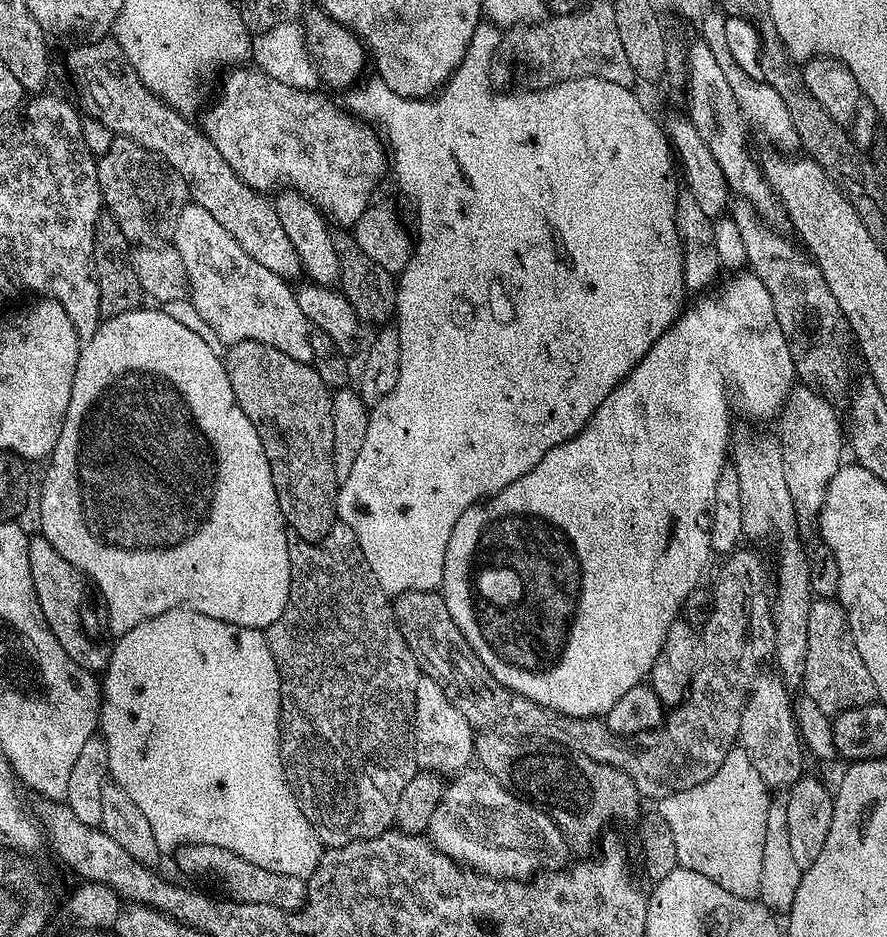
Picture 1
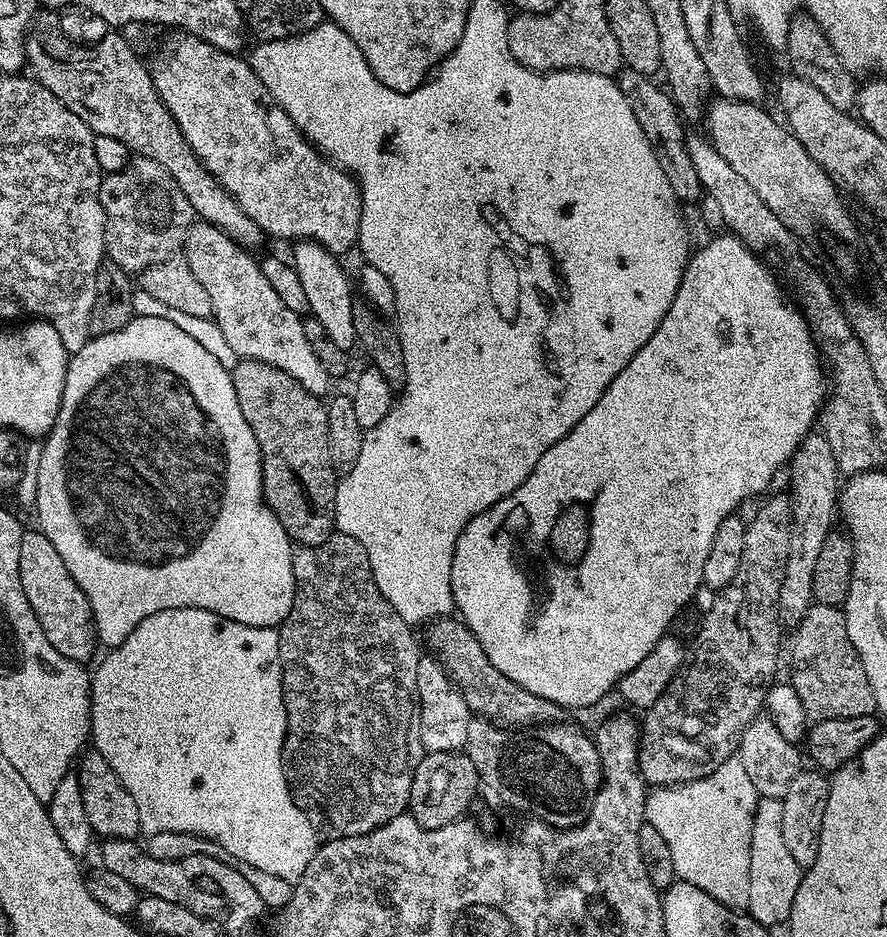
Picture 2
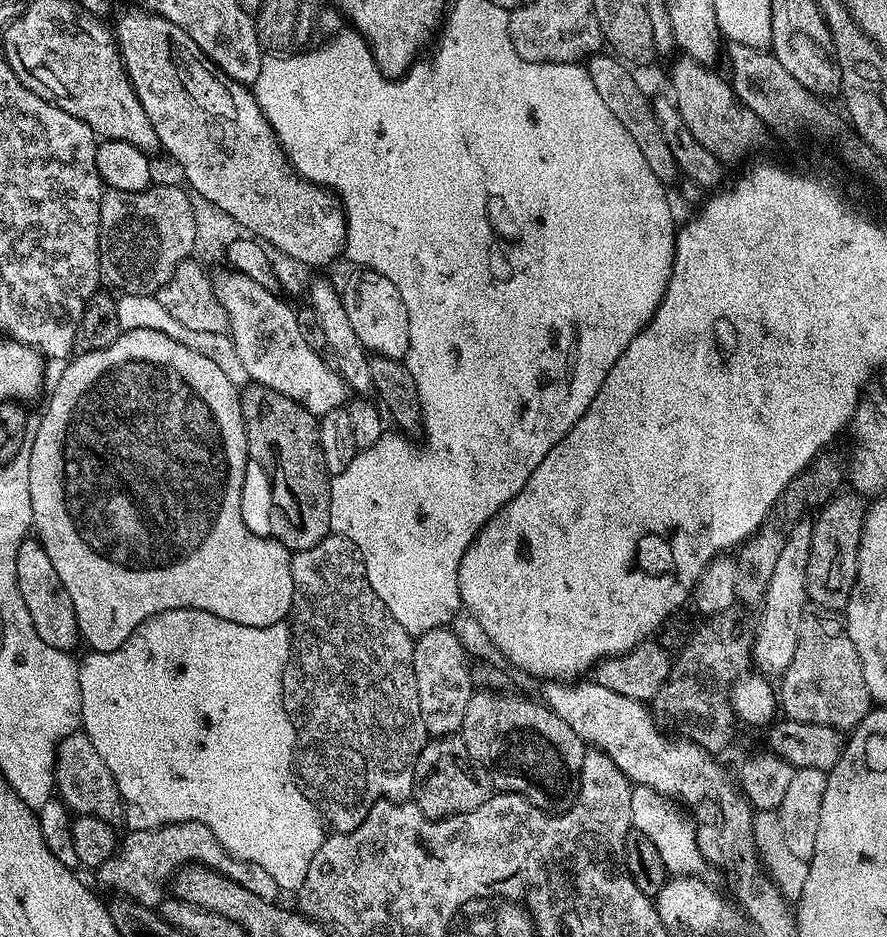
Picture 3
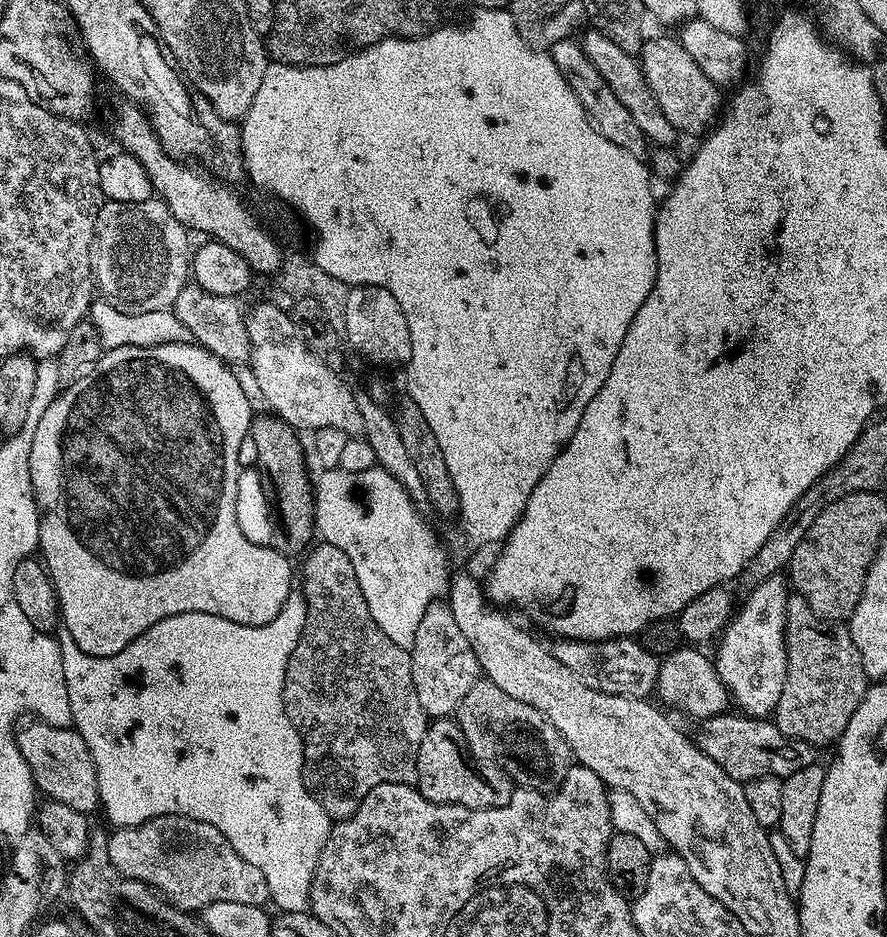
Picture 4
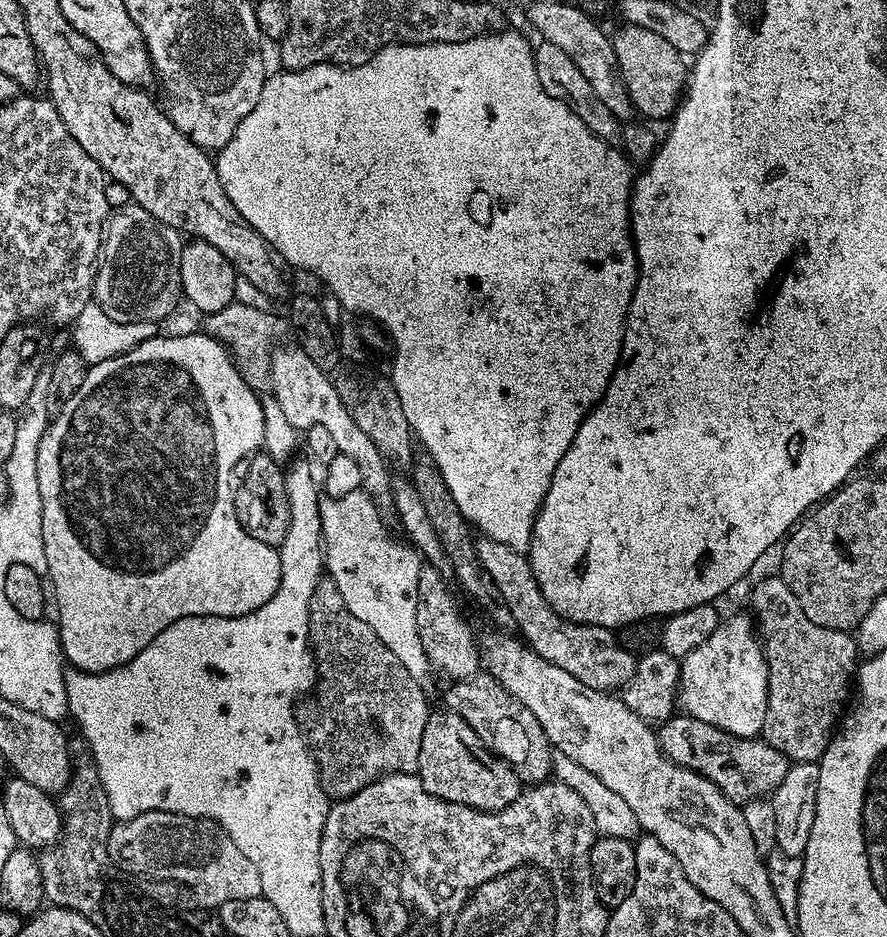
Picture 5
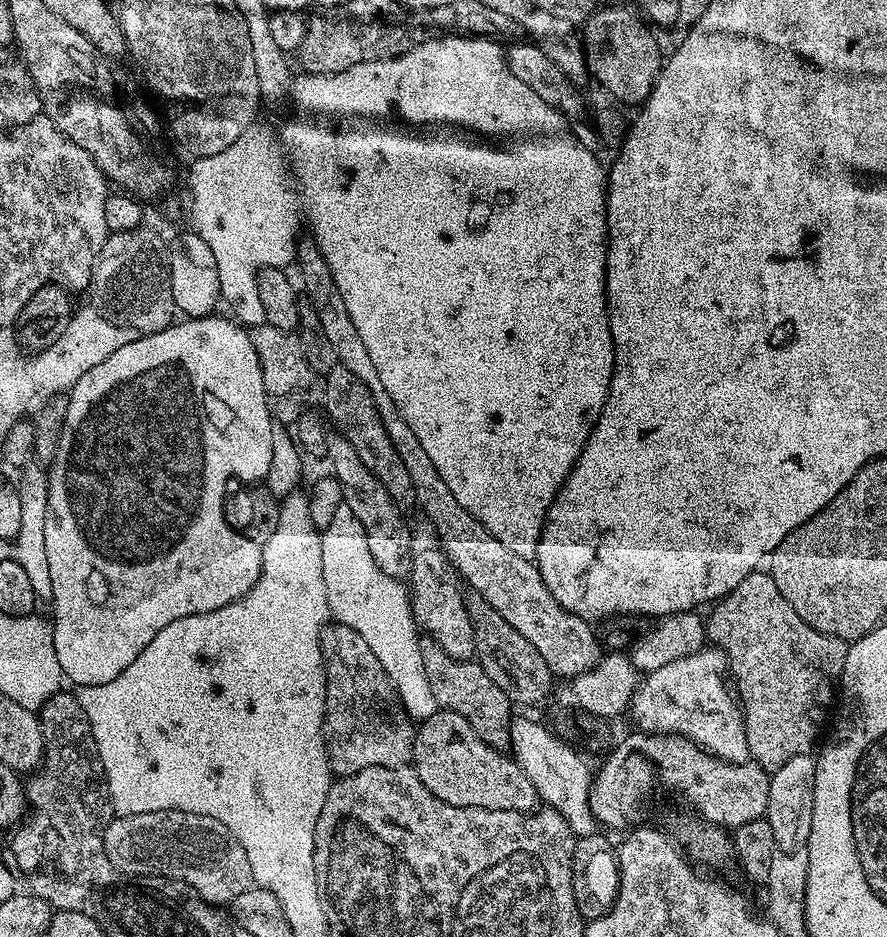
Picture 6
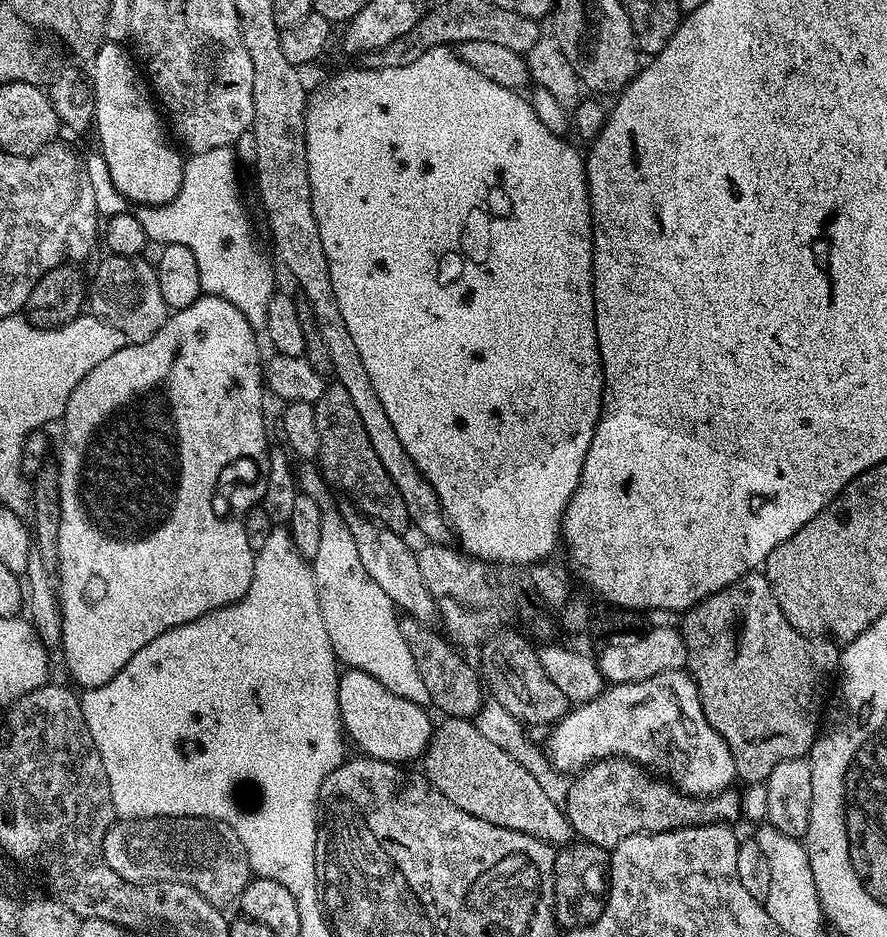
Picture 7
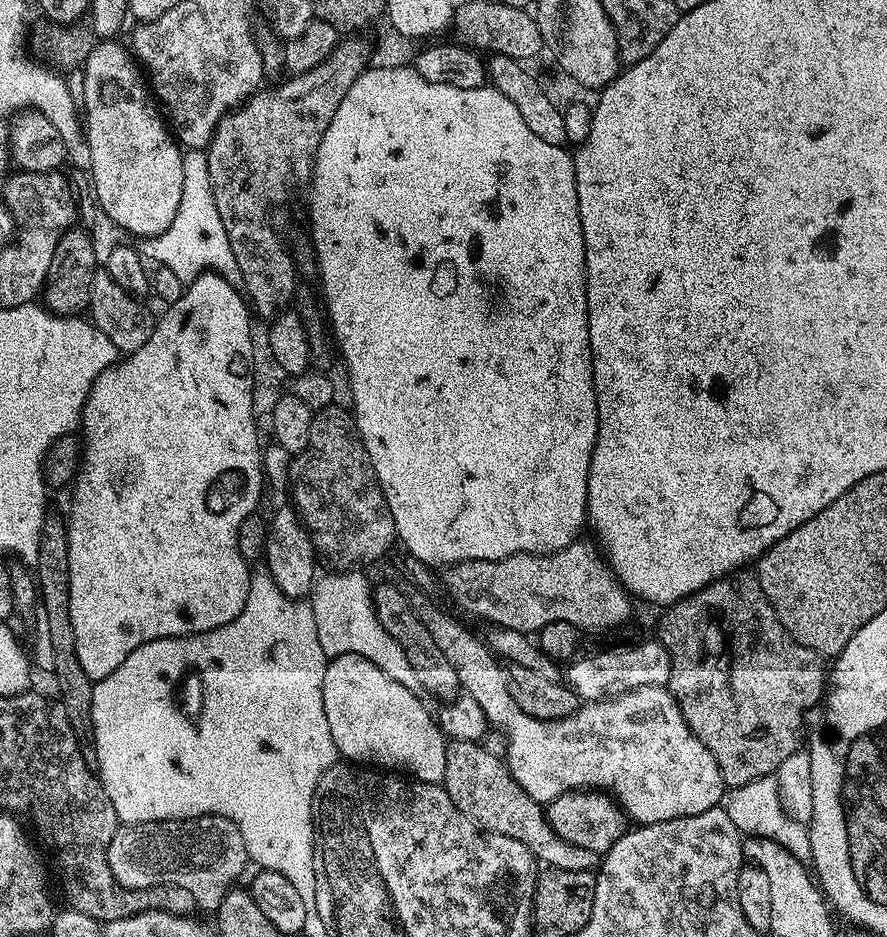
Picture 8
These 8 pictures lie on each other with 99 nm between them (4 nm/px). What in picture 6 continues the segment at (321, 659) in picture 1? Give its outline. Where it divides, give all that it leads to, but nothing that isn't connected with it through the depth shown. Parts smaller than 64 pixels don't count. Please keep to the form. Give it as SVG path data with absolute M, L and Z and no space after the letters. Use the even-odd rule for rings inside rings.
M329 622L325 624L320 635L320 649L324 659L324 669L328 679L328 700L324 704L324 742L328 746L328 765L337 777L352 776L358 770L366 770L370 766L386 766L387 768L403 768L412 763L412 737L414 728L407 719L396 720L387 724L376 717L372 707L379 700L390 696L390 685L378 658L366 646L366 642L350 626Z

